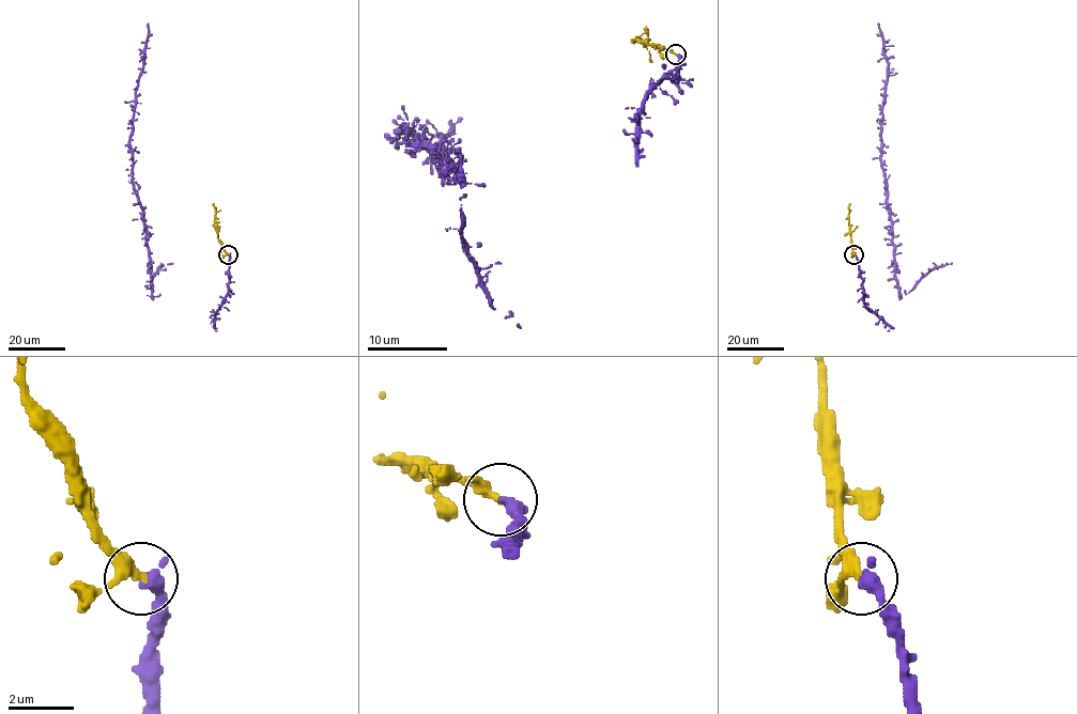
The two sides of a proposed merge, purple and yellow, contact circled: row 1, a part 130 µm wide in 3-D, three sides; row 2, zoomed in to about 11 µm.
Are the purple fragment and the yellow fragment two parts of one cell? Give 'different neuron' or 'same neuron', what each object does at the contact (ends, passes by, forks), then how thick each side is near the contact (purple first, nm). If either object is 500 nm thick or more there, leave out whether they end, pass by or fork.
same neuron; purple passes by; yellow passes by; 280 nm thick on the purple side, 260 nm on the other

